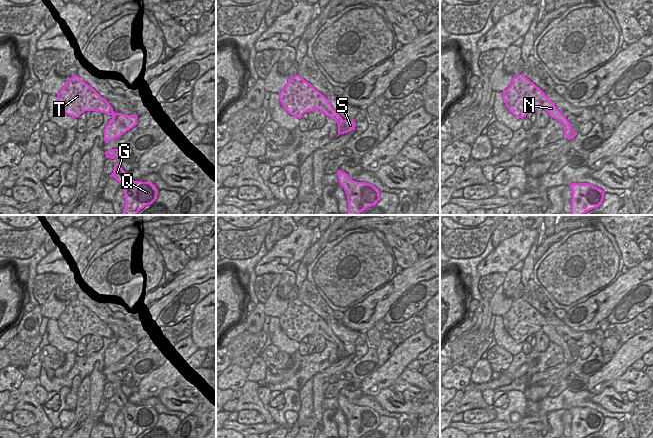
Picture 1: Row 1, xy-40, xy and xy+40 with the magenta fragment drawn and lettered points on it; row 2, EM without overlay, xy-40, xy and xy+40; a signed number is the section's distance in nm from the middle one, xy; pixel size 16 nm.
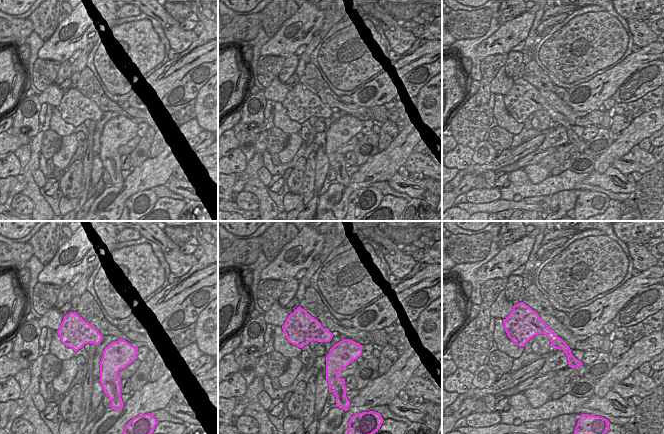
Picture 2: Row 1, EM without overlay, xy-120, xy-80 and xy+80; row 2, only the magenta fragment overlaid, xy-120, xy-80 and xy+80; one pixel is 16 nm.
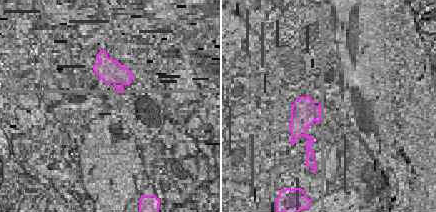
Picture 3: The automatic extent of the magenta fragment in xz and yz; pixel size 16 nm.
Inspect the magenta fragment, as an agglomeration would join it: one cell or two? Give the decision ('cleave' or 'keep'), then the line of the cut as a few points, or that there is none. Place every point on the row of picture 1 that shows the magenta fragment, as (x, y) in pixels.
cleave | xy (345, 120), (343, 132)

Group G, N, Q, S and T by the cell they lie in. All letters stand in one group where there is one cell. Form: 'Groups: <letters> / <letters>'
Groups: G Q S / N T.

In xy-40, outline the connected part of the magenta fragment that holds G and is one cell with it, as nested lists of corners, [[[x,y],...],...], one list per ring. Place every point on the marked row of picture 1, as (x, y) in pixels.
[[[120,163],[114,165],[110,177],[115,178],[123,187],[125,206],[122,215],[136,215],[157,199],[158,189],[154,184],[129,179]]]

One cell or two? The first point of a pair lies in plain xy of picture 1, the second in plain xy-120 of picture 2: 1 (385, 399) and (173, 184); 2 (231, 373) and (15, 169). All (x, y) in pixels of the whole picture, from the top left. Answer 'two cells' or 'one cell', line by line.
1: one cell
2: one cell

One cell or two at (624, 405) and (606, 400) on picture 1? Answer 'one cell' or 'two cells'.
one cell

